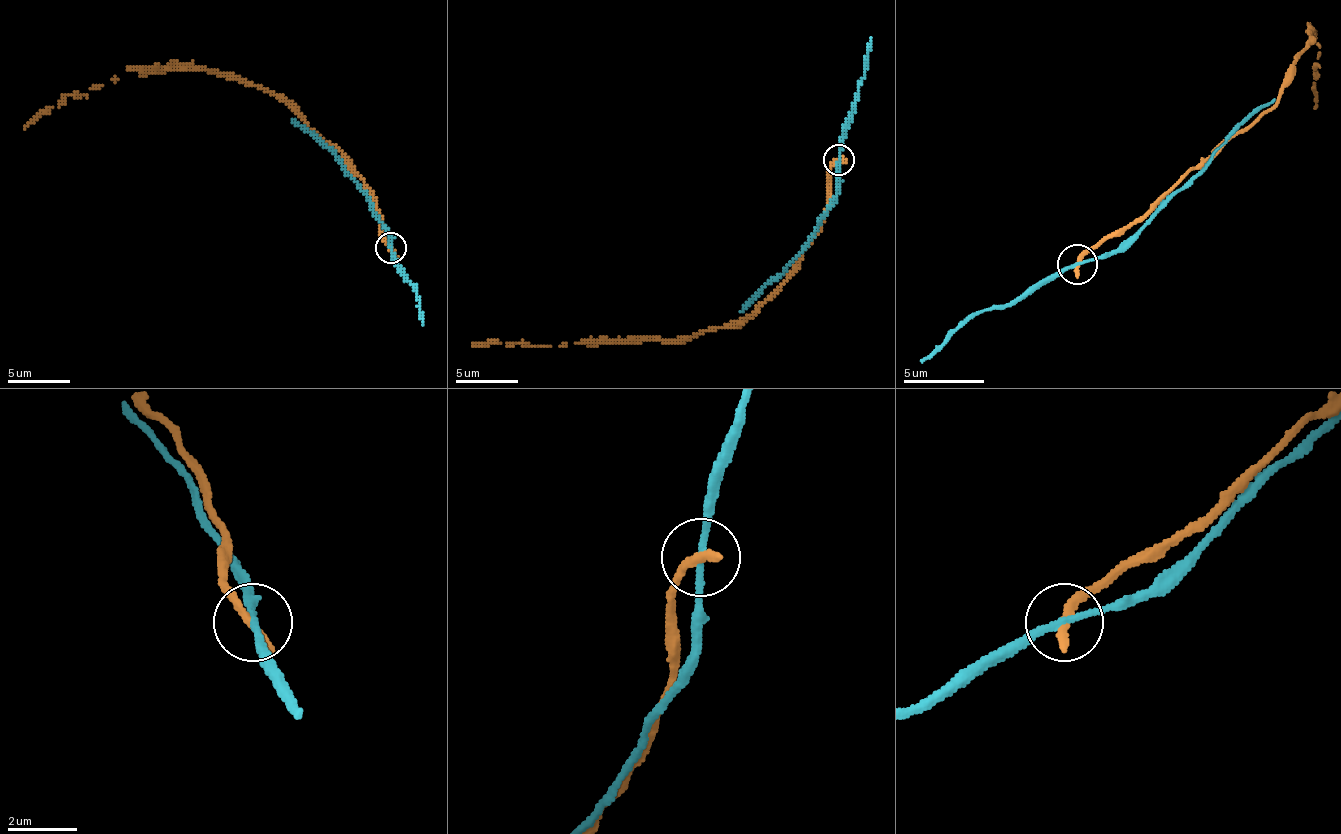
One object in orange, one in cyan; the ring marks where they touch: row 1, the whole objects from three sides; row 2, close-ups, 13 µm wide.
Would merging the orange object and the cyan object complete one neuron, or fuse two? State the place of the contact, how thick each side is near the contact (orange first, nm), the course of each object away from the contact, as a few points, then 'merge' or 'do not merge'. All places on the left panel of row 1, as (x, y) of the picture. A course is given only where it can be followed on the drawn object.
place (391, 248); calibres 280 and 180 nm; course orange (392, 247), (351, 163), (255, 85), (205, 70), (127, 70), (46, 107), (24, 129); course cyan (392, 247), (370, 197), (345, 166), (292, 119); do not merge

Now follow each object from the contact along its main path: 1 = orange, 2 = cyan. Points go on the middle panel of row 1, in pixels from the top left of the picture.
1: (840, 159), (830, 168), (827, 212), (799, 265), (749, 315), (703, 333), (653, 340), (541, 346), (472, 343)
2: (840, 159), (840, 187), (818, 231), (793, 262), (740, 312)

